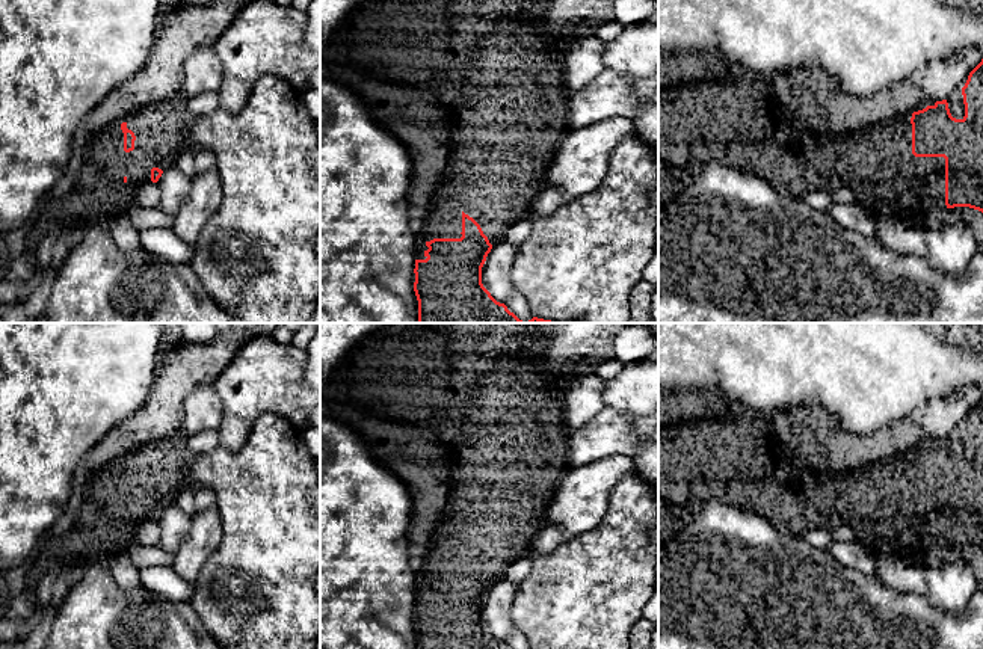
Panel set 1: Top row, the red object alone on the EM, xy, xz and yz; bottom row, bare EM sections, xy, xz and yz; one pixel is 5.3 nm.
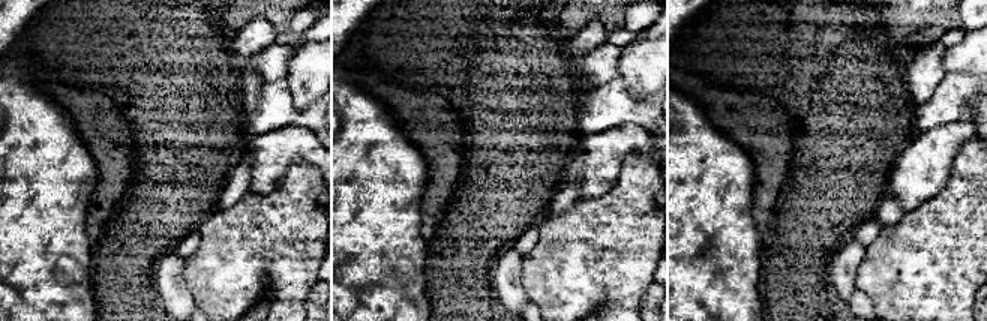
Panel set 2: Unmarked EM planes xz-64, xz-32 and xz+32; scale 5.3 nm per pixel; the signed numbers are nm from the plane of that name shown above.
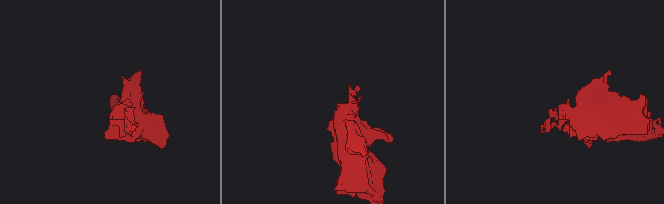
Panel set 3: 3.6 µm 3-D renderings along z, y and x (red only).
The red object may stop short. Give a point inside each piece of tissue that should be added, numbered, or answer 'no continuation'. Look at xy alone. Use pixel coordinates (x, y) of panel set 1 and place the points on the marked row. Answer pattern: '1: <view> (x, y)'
1: xy (159, 145)

